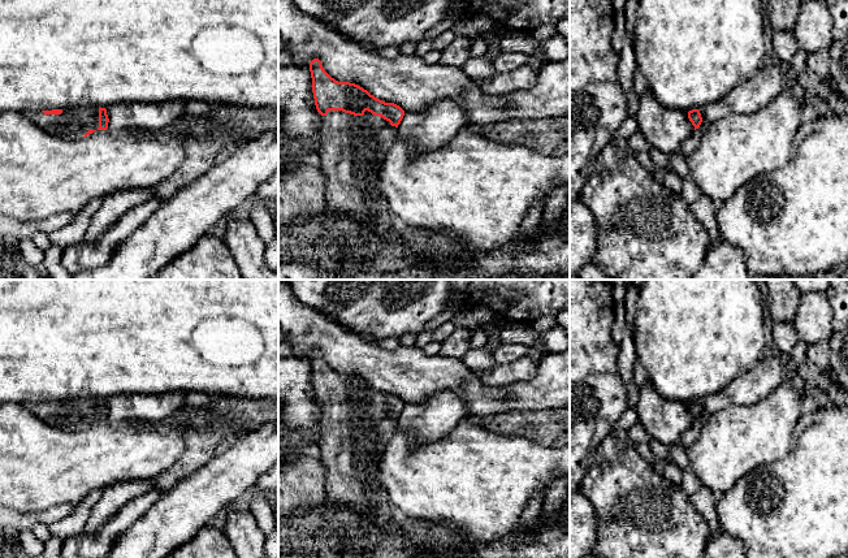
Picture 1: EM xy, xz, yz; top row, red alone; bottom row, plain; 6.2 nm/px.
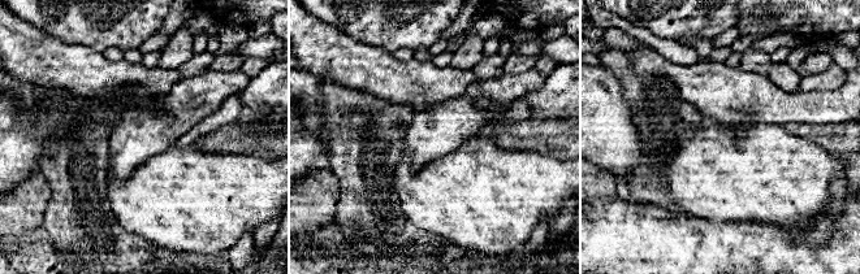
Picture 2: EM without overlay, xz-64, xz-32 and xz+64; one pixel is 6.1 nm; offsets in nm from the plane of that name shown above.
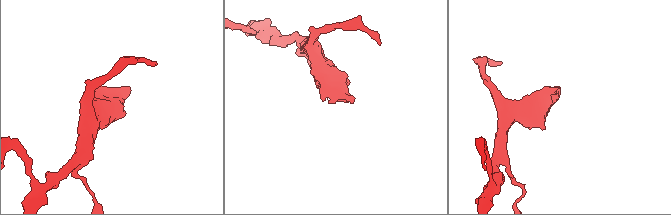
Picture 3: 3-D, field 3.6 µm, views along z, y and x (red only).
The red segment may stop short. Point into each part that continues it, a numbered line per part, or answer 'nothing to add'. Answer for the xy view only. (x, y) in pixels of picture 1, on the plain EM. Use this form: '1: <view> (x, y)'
1: xy (74, 414)

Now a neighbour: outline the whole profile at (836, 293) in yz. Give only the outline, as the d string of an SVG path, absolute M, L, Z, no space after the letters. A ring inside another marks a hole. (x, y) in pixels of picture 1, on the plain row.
M831 280L826 297L832 307L832 332L848 326L848 280Z

